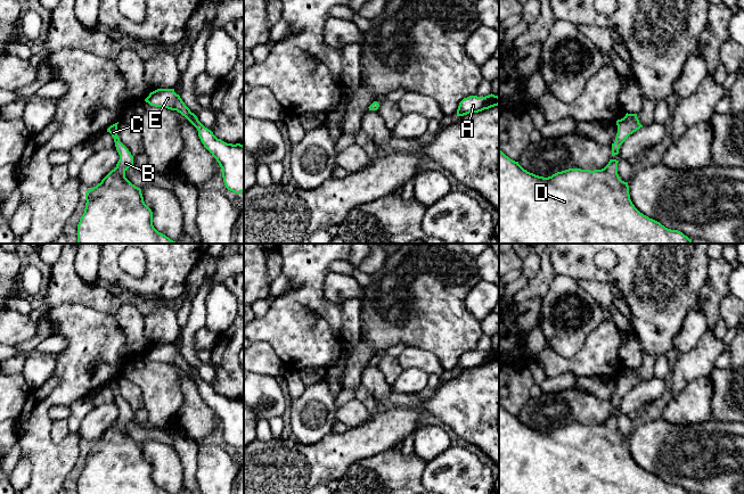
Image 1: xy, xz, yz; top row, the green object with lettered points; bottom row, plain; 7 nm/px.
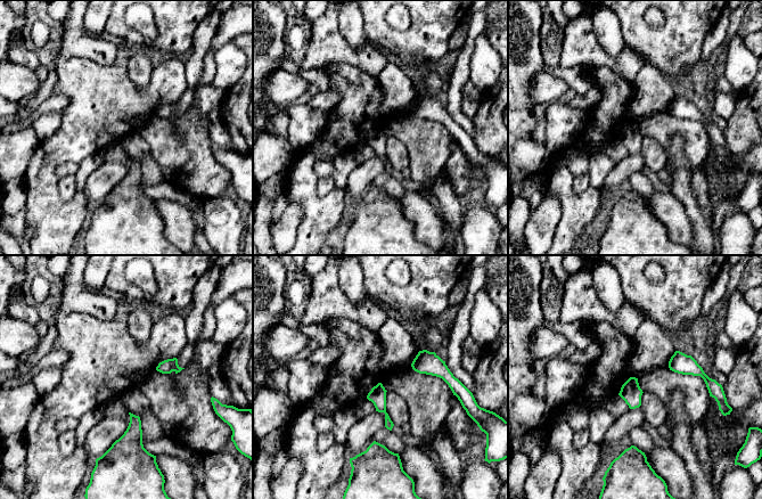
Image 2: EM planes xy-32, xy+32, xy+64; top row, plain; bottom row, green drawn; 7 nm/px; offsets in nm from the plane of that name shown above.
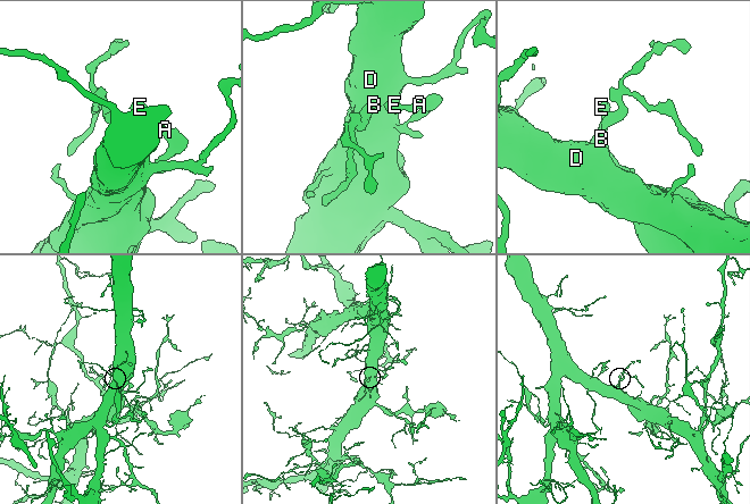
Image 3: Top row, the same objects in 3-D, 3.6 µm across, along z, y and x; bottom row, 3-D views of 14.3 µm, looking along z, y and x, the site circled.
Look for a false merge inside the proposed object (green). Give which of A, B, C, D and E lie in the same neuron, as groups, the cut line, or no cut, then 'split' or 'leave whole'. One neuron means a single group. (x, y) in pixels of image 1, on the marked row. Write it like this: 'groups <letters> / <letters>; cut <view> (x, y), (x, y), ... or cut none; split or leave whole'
groups A B C D E; cut none; leave whole

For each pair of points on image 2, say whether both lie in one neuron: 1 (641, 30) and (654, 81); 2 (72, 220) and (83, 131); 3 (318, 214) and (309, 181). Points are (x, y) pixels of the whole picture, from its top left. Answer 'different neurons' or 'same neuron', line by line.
1: different neurons
2: same neuron
3: same neuron

